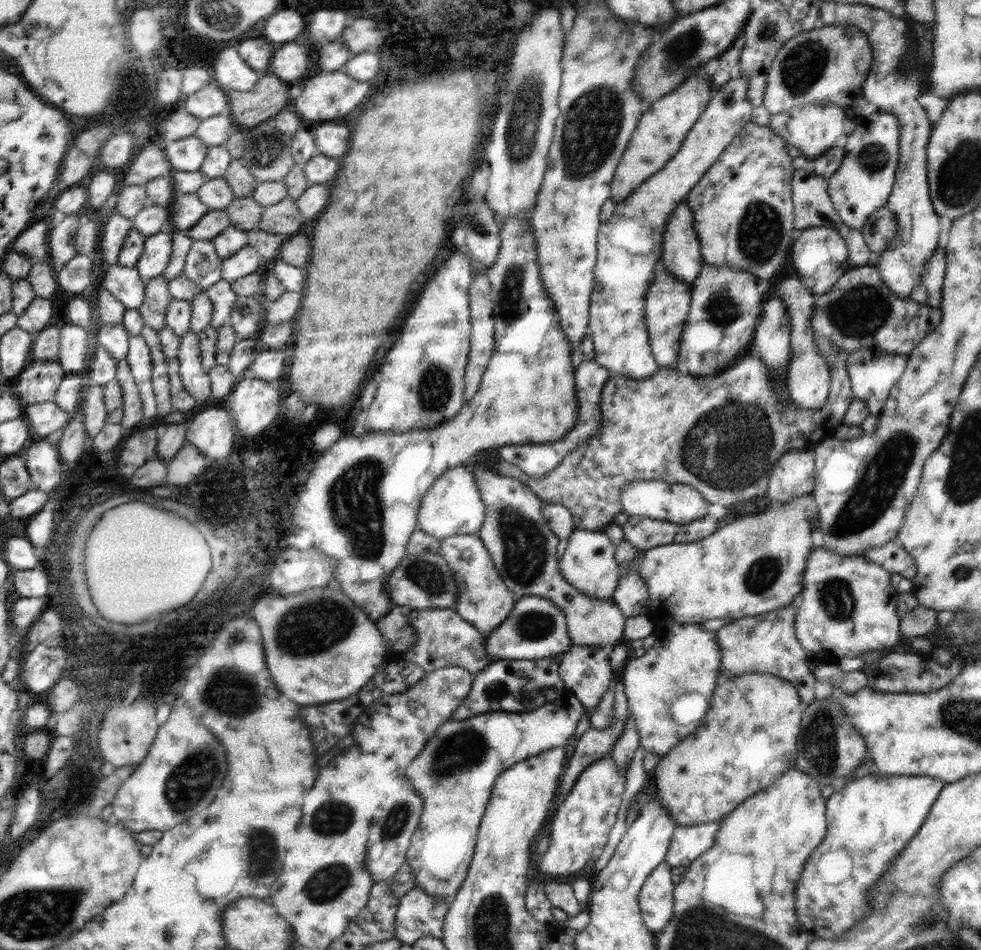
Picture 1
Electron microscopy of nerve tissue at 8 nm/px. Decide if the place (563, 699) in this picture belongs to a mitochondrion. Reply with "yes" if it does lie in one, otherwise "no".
no

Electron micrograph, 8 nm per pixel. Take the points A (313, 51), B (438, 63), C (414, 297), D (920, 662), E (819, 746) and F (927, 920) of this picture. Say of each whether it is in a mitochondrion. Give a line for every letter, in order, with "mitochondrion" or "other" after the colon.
A: other
B: other
C: other
D: other
E: mitochondrion
F: mitochondrion

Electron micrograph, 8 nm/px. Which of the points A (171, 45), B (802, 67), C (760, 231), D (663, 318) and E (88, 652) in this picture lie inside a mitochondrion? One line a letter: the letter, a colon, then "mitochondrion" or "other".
A: other
B: mitochondrion
C: mitochondrion
D: other
E: mitochondrion

